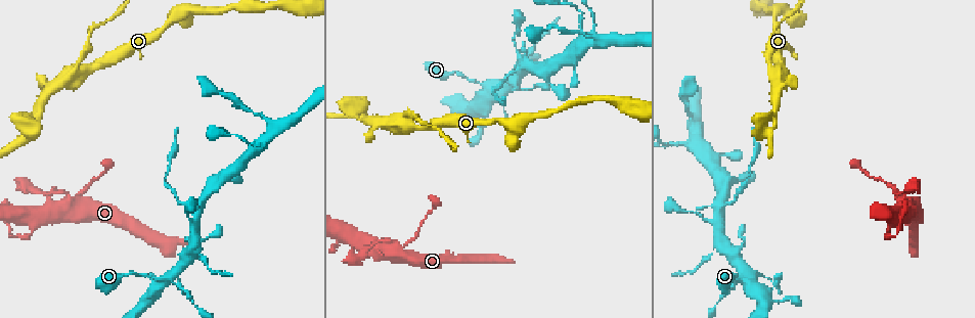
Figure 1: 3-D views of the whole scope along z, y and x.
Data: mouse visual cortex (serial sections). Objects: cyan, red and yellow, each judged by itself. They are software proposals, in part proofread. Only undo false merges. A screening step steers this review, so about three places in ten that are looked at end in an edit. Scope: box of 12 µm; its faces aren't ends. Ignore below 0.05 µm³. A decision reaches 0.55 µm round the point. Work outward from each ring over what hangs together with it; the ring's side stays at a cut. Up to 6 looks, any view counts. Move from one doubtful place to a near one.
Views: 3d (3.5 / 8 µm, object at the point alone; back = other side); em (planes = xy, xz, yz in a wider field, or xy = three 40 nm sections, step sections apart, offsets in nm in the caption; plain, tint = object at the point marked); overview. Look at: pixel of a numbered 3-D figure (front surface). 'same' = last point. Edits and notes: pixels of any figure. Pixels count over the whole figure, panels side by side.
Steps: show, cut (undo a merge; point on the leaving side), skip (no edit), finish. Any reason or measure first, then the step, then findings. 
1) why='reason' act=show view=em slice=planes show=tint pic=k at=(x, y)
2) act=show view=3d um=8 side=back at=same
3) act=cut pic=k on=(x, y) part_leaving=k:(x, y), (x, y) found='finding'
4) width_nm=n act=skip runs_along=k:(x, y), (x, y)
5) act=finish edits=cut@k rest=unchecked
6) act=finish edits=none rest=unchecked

why='three-way junction' act=show view=3d um=3.5 pic=1 at=(401, 124)

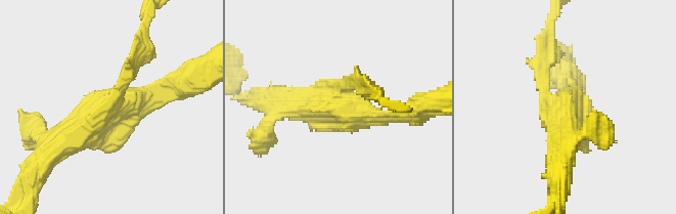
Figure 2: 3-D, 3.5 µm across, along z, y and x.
why='now the EM' act=show view=em slice=planes show=tint pic=2 at=(337, 104)

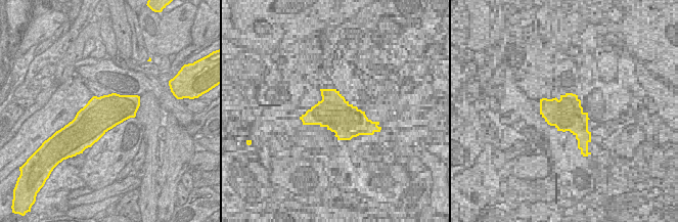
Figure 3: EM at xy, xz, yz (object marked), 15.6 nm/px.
why='cut it another way' act=show view=em slice=xy step=5 show=tint at=same

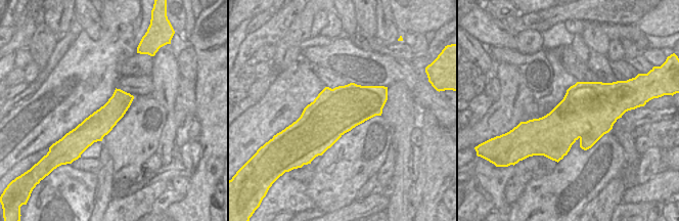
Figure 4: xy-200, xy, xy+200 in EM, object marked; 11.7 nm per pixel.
width_nm=550 act=cut pic=2 on=(130, 59) part_leaving=2:(117, 90), (141, 46), (144, 22) found='a second cell is stuck on'

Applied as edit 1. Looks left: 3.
why='abrupt turn' act=show view=3d um=3.5 pic=1 at=(68, 204)

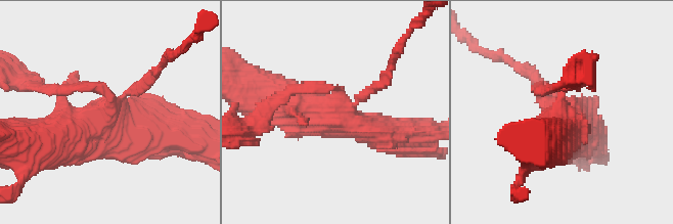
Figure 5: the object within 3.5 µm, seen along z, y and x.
why='need the tissue' act=show view=em slice=xy step=1 show=tint pic=5 at=(110, 112)

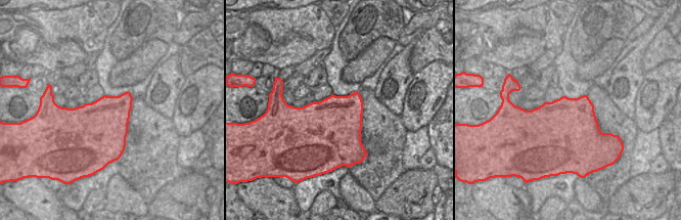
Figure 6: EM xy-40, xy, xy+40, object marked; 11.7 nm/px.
act=skip runs_along=5:(398, 135), (334, 122), (272, 98) found='one cell here'

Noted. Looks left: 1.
why='abrupt turn' act=show view=3d um=3.5 pic=1 at=(745, 280)

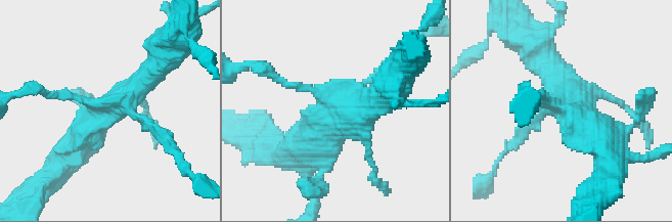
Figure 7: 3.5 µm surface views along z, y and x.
act=skip runs_along=7:(51, 93), (121, 102), (165, 55) found='all the same cell'

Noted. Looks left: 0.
act=finish edits=cut@2 rest=unchecked

